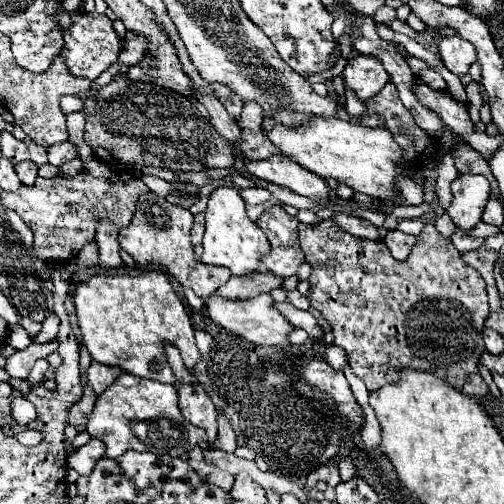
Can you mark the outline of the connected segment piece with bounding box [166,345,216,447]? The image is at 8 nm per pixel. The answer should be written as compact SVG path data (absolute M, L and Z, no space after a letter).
M166 345L168 365L176 377L176 391L180 399L180 411L188 423L202 427L208 435L208 445L212 447L216 441L216 409L210 397L204 393L200 385L194 383L192 373L186 369L180 351L174 345Z

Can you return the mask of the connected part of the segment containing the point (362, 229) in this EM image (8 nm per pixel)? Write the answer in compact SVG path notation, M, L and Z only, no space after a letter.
M340 213L340 215L334 217L334 223L336 223L340 229L346 229L350 235L356 235L356 237L362 237L362 239L370 239L370 241L382 241L376 225L372 225L372 223L366 221L366 219Z

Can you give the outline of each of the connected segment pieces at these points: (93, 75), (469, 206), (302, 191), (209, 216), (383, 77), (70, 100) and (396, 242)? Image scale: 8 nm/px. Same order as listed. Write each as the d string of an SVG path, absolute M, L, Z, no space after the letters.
M58 13L58 23L72 23L68 27L62 29L64 35L64 49L62 49L62 57L66 61L68 71L74 77L84 77L90 81L96 81L98 75L116 61L118 53L120 53L120 37L116 35L116 31L112 29L112 21L106 15L98 15L94 13Z
M458 175L452 183L454 201L446 211L458 229L472 231L482 217L490 197L490 185L484 175Z
M272 155L266 161L246 161L246 169L258 179L286 187L298 195L312 199L314 203L320 205L328 203L326 199L330 195L330 189L326 181L316 173L310 173L302 165L298 165L292 157Z
M216 187L208 199L206 207L206 231L204 231L204 253L200 257L206 265L220 265L230 269L232 275L250 275L258 271L262 255L270 251L270 243L264 231L248 219L244 201L234 187Z
M356 55L348 59L342 71L344 87L354 91L360 101L374 97L388 81L388 73L384 71L382 63L370 55Z
M80 95L62 97L62 99L60 99L60 109L62 109L64 115L74 113L74 111L80 111L80 109L82 109L82 97L80 97Z
M396 229L396 231L388 231L386 233L384 243L388 245L388 249L390 249L390 253L392 253L394 259L404 261L410 255L412 247L414 247L414 237Z

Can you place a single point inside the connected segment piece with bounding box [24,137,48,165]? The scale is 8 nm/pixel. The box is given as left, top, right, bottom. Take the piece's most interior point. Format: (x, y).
(37, 154)

